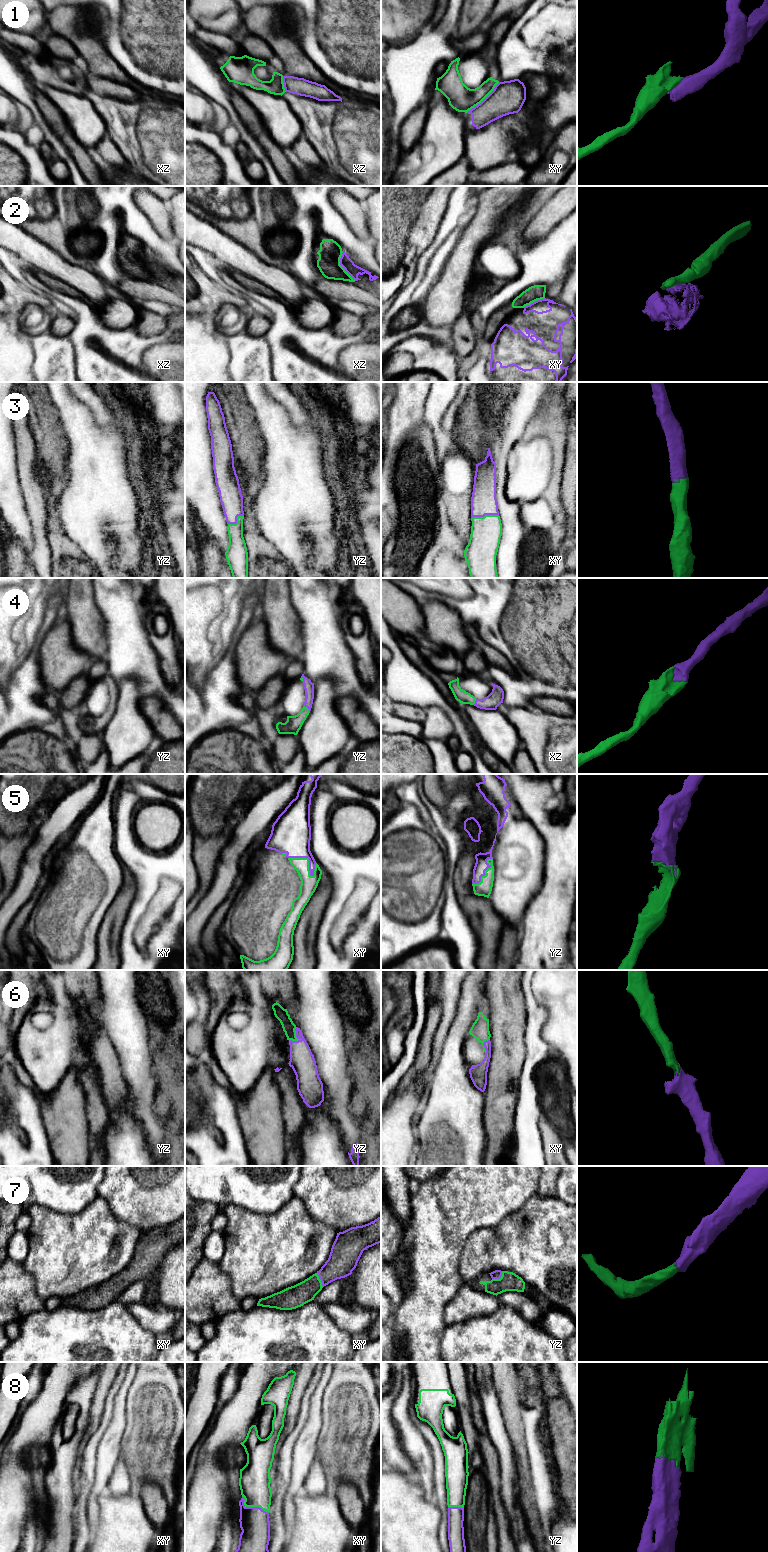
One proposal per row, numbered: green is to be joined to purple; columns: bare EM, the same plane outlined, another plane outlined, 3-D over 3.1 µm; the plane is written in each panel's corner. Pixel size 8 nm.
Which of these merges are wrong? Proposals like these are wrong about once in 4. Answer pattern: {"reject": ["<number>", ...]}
{"reject": ["1", "2"]}

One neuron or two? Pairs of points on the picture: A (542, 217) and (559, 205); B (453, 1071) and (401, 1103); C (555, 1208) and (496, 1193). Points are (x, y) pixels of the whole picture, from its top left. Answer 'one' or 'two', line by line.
A: one
B: two
C: two

